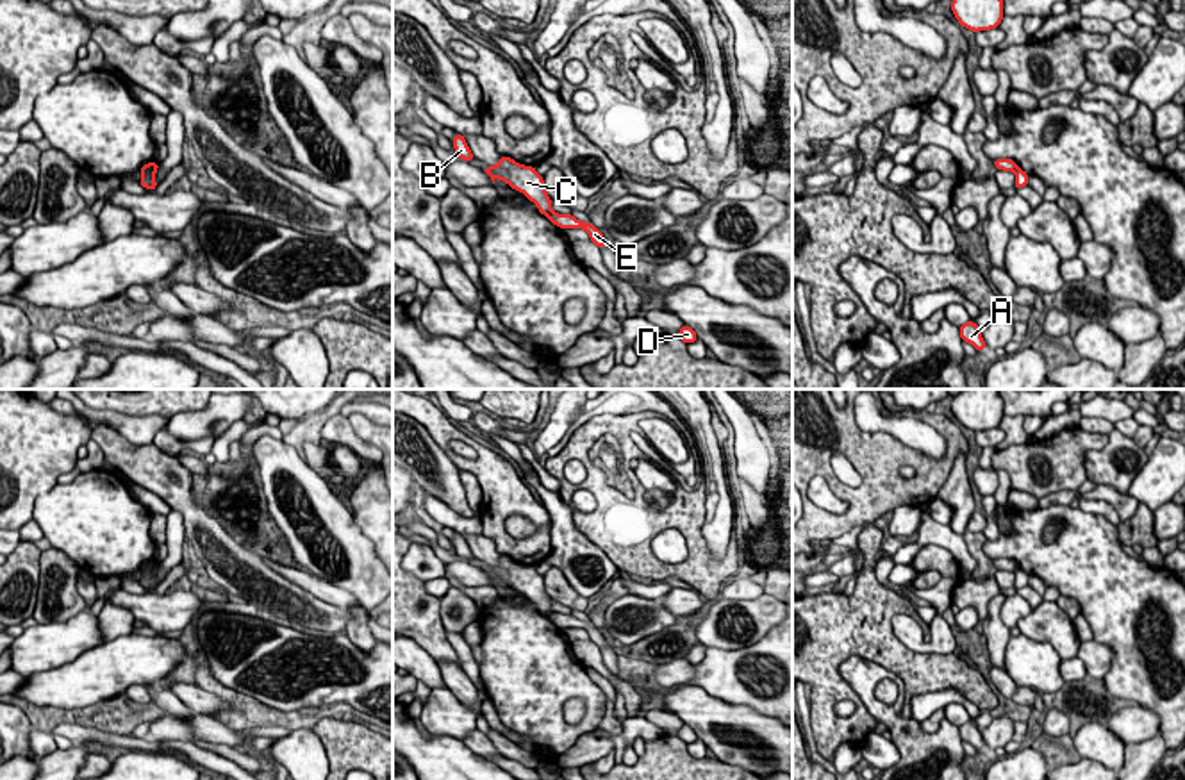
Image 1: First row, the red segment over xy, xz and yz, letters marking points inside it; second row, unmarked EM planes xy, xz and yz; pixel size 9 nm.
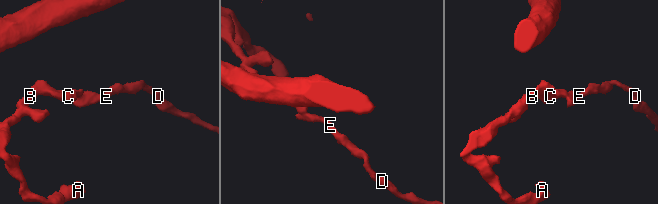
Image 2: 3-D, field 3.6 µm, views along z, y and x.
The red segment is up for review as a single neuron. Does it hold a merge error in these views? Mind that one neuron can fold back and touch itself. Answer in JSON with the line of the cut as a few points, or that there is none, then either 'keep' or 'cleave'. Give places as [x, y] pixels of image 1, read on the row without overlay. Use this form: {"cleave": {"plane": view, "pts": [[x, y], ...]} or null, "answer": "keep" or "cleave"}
{"cleave": {"plane": "xz", "pts": [[550, 611], [545, 614]]}, "answer": "cleave"}

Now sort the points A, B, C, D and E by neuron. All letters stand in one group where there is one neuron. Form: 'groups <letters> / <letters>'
groups A B C / D E

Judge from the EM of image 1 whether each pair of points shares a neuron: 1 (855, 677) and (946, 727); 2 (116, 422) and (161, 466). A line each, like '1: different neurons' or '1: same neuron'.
1: same neuron
2: different neurons

